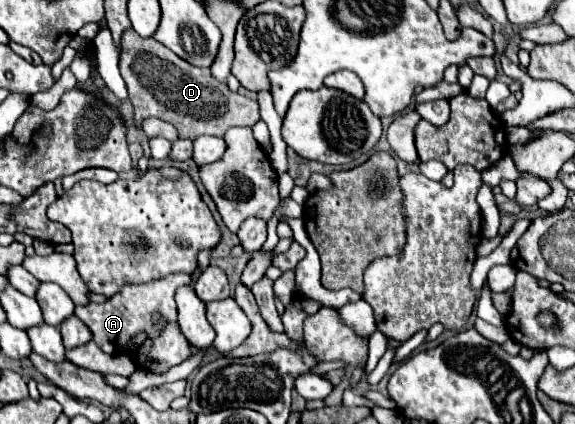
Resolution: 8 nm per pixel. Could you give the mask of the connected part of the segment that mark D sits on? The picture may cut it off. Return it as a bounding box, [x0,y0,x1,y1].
[120,28,260,140]

